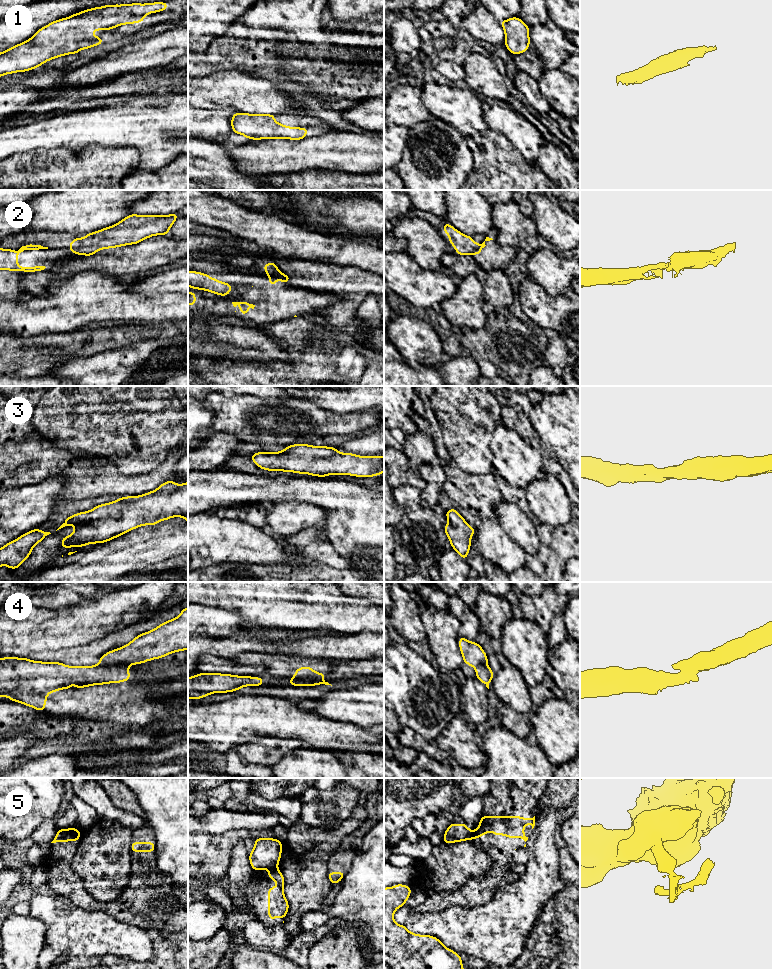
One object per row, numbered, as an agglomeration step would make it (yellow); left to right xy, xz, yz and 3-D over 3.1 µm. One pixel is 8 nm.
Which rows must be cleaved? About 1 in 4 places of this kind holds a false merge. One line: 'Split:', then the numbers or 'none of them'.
Split: 2, 4, 5

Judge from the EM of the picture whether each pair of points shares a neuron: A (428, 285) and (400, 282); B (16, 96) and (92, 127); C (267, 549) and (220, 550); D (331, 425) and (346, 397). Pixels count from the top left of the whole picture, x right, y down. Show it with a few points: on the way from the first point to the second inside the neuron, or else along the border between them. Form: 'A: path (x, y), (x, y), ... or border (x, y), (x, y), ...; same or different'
A: path (421, 284), (417, 280), (407, 280); same
B: border (79, 110), (56, 113); different
C: path (255, 549), (232, 550); same
D: border (316, 404), (319, 407), (339, 413), (361, 412); different

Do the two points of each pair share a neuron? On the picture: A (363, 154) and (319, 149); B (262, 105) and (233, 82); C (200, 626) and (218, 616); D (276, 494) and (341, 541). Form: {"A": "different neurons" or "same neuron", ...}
{"A": "same neuron", "B": "same neuron", "C": "same neuron", "D": "same neuron"}

